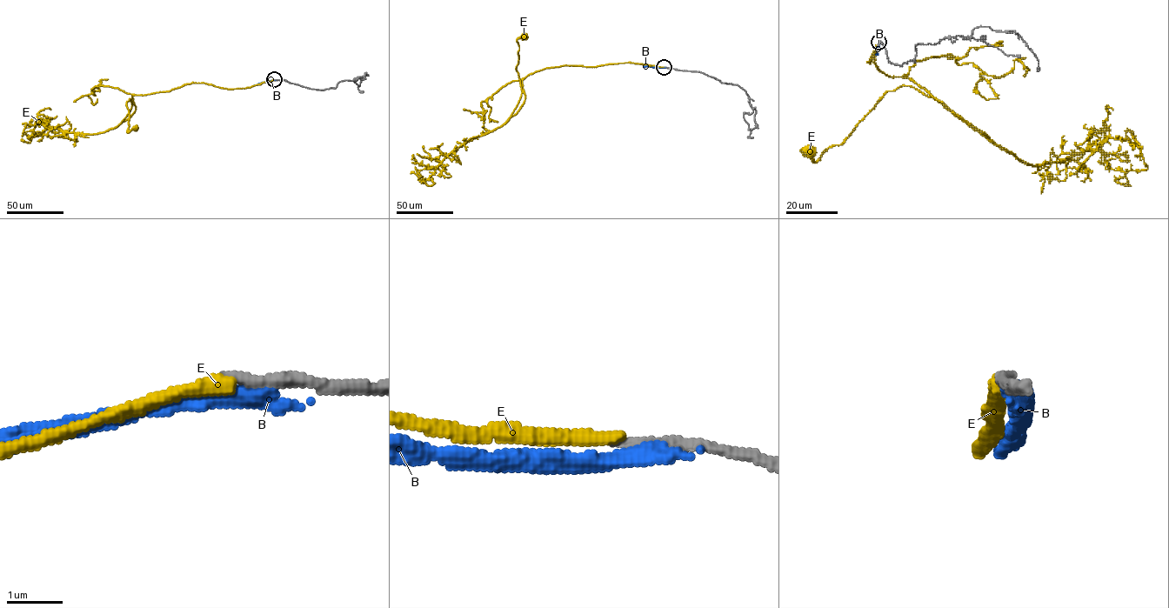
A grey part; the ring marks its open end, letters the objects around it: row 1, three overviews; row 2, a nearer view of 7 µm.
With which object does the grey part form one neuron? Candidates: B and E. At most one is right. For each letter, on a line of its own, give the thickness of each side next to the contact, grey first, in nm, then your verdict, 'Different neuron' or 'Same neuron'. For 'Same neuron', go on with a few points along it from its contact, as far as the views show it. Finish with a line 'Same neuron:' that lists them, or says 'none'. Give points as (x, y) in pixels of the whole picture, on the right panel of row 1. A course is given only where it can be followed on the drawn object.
B: Thickness 260 nm (grey) against 360 nm. Different neuron
E: Thickness 180 nm (grey) against 280 nm. Different neuron
Same neuron: none

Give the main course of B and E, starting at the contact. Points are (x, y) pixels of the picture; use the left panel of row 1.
B: (275, 79), (254, 85)
E: (274, 79), (229, 89), (191, 83), (132, 95), (135, 110), (122, 123), (130, 98), (127, 131), (136, 128)

